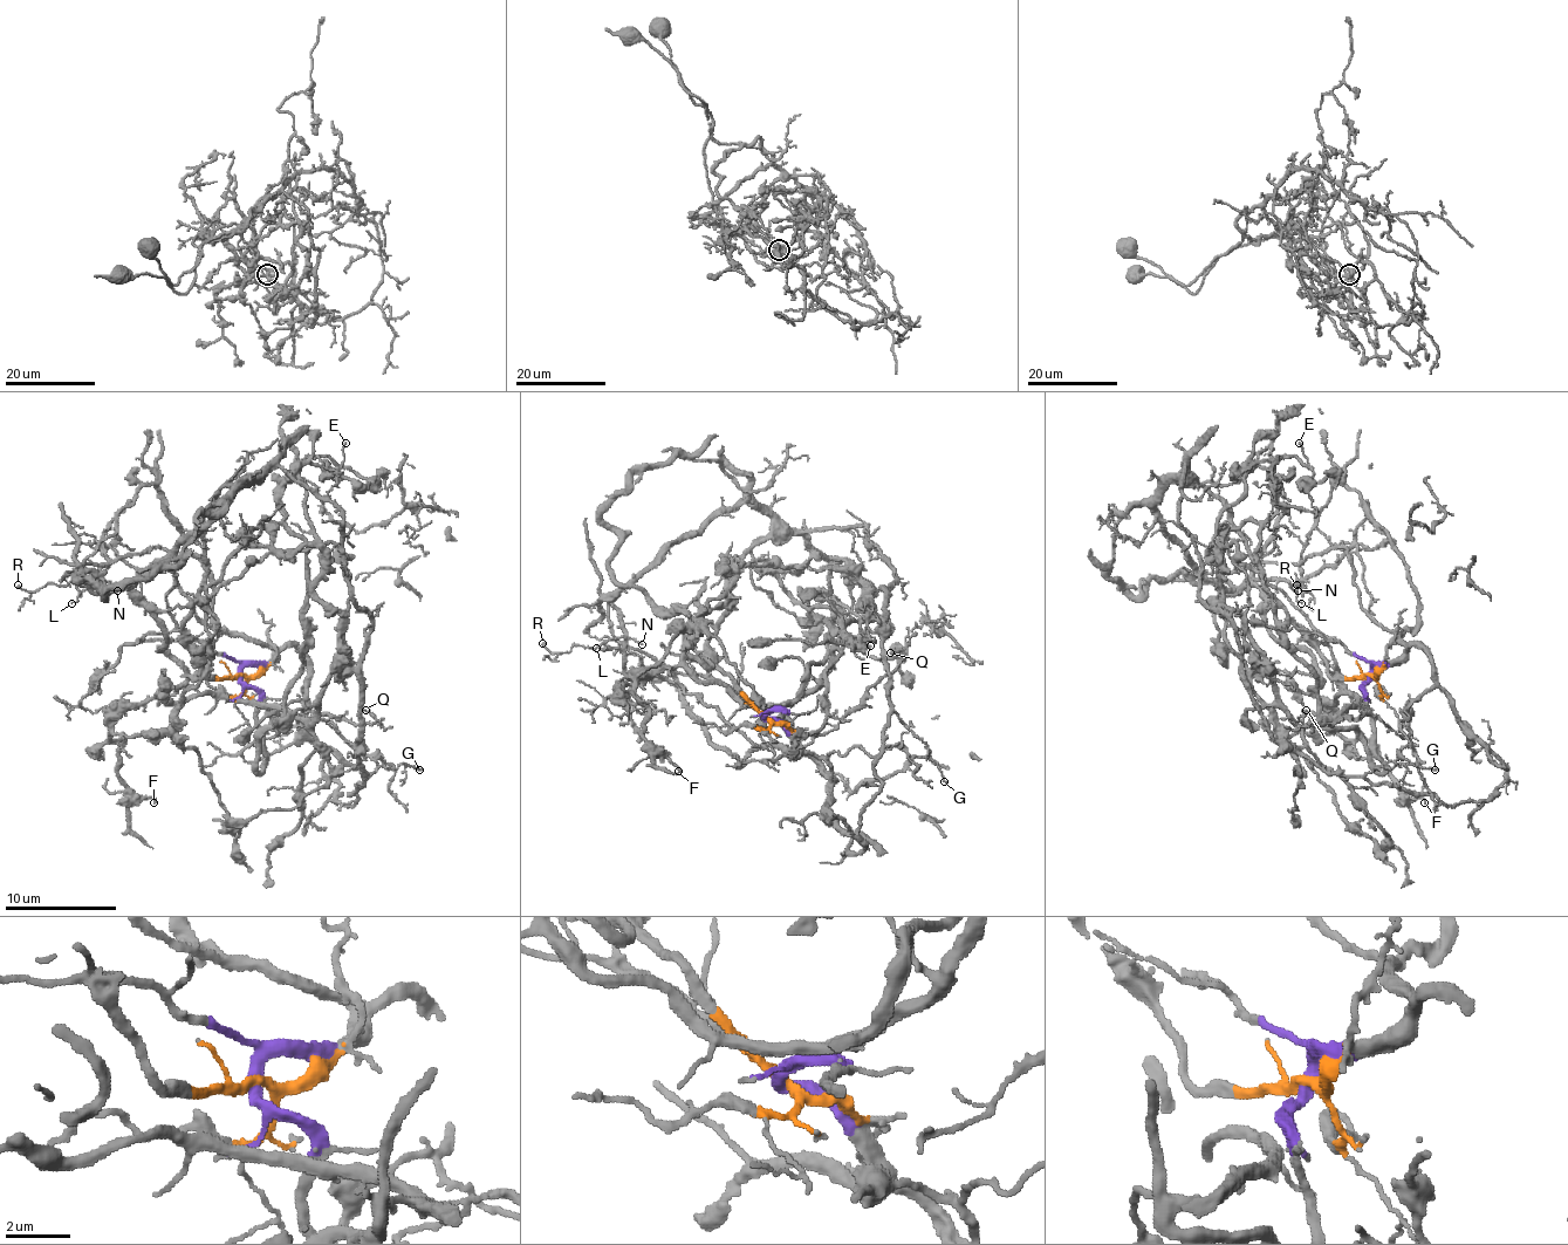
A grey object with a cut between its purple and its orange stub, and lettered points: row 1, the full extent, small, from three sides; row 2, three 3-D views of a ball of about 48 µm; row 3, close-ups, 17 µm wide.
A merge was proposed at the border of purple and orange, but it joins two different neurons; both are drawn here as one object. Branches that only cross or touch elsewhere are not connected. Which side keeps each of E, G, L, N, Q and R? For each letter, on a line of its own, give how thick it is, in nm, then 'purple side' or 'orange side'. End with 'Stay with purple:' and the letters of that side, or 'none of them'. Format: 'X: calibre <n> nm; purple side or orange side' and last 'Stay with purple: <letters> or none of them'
E: calibre 130 nm; purple side
G: calibre 90 nm; orange side
L: calibre 100 nm; orange side
N: calibre 90 nm; orange side
Q: calibre 180 nm; purple side
R: calibre 120 nm; purple side
Stay with purple: E, Q, R

